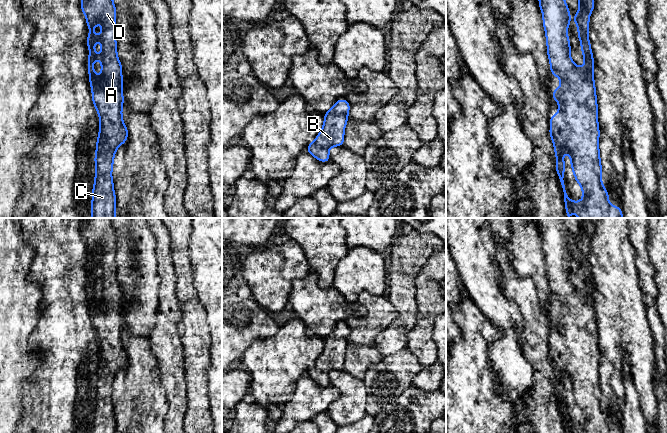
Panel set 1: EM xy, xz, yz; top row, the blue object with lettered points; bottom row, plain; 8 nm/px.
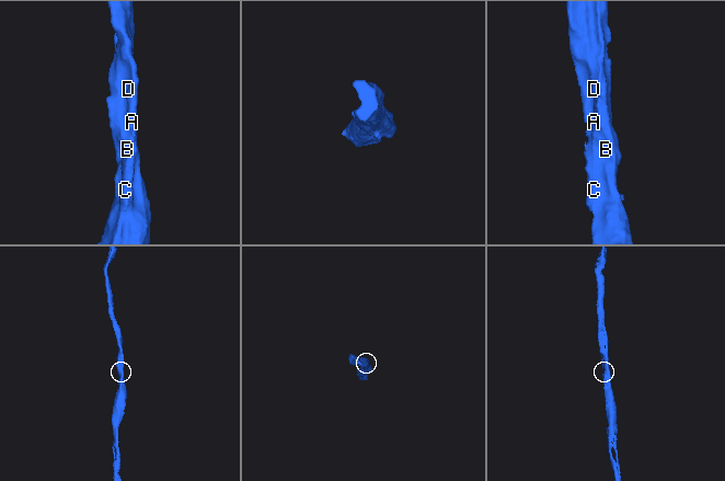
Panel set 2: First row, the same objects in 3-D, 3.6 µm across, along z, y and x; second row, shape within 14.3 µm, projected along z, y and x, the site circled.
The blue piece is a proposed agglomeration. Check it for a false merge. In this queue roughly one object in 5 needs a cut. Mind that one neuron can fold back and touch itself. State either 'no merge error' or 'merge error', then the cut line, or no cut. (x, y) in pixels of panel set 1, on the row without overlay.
no merge error; cut none

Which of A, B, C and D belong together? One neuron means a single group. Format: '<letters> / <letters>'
A B C D

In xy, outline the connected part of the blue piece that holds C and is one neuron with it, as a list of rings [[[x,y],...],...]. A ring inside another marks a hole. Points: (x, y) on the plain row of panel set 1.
[[[81,218],[81,233],[89,252],[87,286],[92,324],[100,341],[100,353],[95,378],[95,404],[92,414],[91,433],[116,433],[116,421],[111,400],[113,384],[117,372],[125,367],[128,354],[122,343],[122,289],[117,281],[115,262],[116,231],[112,218]],[[98,245],[101,245],[102,257],[97,261],[93,257]],[[95,263],[102,268],[101,279],[95,279]],[[98,282],[102,287],[101,300],[105,309],[101,309],[93,287]]]

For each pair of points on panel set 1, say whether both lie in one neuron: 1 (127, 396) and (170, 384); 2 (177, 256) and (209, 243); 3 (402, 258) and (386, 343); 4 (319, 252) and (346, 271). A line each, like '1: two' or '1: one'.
1: two
2: two
3: one
4: two

